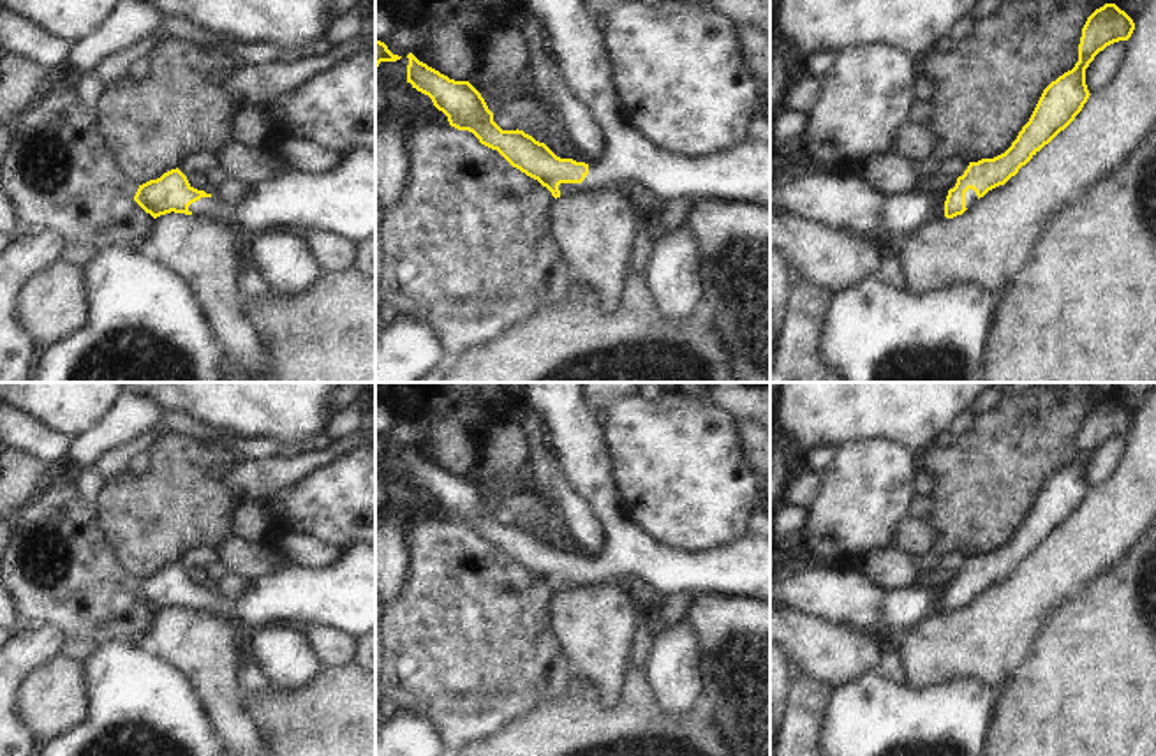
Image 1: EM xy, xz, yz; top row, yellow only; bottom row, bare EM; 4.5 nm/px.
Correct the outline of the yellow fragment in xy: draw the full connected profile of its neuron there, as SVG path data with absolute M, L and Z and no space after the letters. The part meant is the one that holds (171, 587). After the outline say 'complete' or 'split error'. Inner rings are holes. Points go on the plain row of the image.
M351 545L340 550L333 564L317 571L294 564L277 566L245 580L245 587L231 597L194 583L176 562L139 580L134 596L153 613L171 606L185 608L210 613L229 620L234 627L250 627L252 631L270 624L303 631L308 624L317 624L359 640L375 629L375 545Z; split error

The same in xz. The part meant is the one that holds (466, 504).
M525 382L525 405L543 421L546 446L555 455L564 479L583 497L603 525L603 546L597 555L585 559L557 552L545 537L523 525L502 525L493 516L481 488L469 476L455 476L439 465L407 449L407 478L428 490L434 500L448 511L451 522L472 527L481 539L497 545L513 562L537 574L557 594L578 585L606 585L620 578L634 578L647 583L661 599L675 592L691 596L712 592L731 599L761 599L770 603L770 539L756 532L745 532L737 543L717 550L685 553L664 543L657 543L643 529L627 520L611 478L611 458L599 414L585 398L582 382Z; split error

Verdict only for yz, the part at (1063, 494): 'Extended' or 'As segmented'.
Extended.

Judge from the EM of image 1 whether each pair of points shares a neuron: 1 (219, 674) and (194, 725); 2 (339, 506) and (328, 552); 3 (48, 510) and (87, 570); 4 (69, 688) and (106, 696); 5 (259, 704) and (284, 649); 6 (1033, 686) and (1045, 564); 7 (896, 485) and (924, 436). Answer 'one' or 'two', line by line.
1: two
2: two
3: one
4: two
5: two
6: two
7: two

